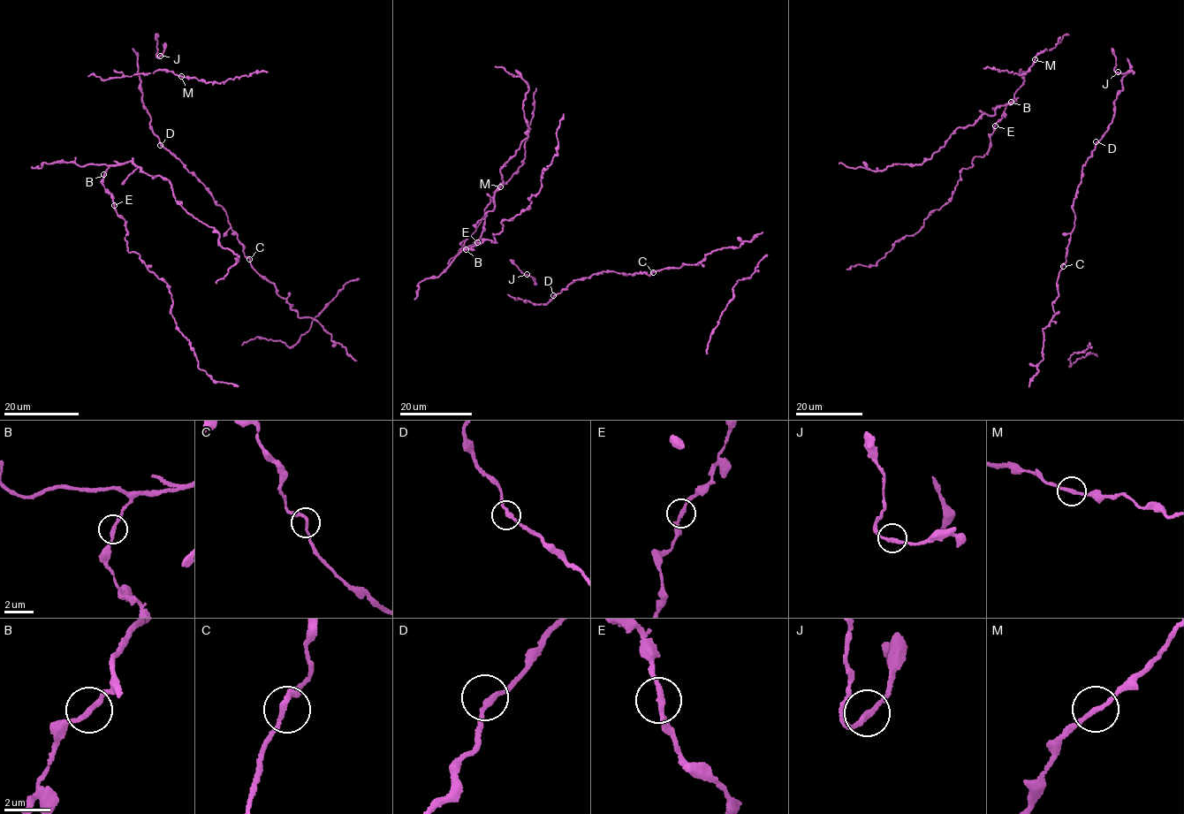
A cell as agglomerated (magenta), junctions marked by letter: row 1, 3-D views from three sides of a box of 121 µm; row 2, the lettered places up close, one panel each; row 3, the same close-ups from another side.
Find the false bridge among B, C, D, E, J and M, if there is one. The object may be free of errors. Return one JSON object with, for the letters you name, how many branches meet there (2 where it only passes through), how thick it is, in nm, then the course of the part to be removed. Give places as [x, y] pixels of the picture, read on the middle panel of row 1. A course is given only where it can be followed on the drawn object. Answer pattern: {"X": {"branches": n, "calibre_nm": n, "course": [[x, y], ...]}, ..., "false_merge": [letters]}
{"false_merge": []}

